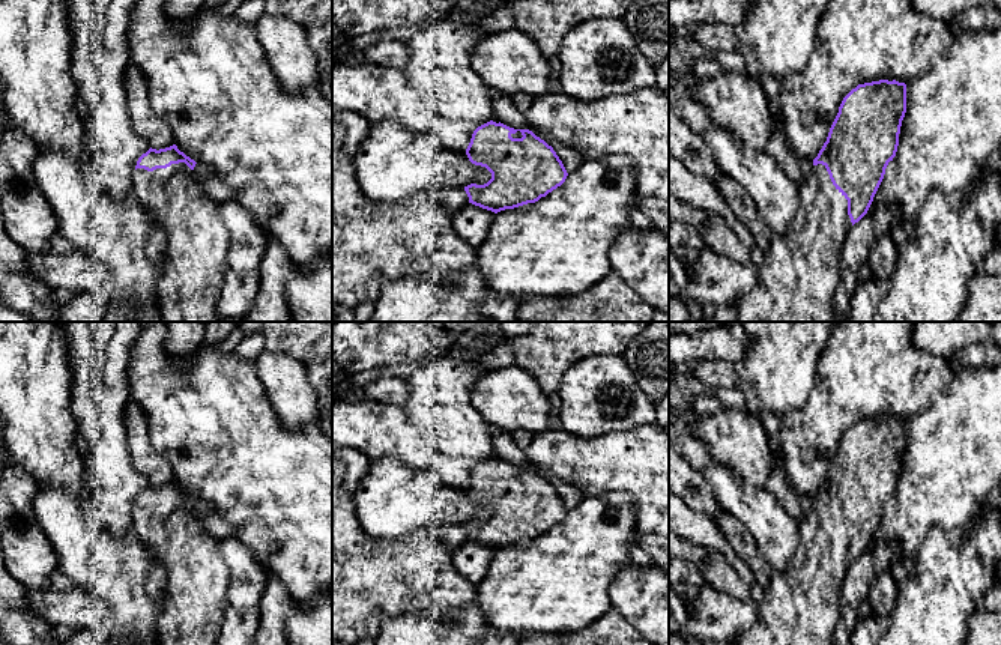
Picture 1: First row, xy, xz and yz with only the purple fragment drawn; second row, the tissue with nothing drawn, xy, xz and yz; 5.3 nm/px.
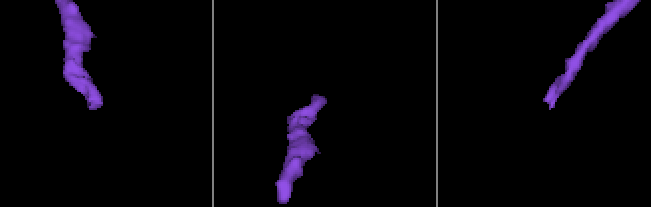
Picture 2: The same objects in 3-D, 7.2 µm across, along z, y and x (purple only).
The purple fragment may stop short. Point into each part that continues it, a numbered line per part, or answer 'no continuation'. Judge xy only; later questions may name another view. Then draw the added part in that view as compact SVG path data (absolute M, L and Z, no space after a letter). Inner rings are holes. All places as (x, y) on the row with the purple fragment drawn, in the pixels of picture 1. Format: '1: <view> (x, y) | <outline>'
1: xy (196, 245) | M185 162L153 171L137 168L131 194L155 217L165 238L164 272L156 287L161 322L219 322L216 302L230 233L218 215L216 201L204 194L194 170Z

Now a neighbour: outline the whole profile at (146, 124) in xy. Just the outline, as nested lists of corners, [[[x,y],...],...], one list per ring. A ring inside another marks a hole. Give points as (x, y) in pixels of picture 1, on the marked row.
[[[135,66],[126,69],[126,104],[132,131],[144,138],[152,149],[165,149],[174,144],[170,126],[149,104],[147,77]]]

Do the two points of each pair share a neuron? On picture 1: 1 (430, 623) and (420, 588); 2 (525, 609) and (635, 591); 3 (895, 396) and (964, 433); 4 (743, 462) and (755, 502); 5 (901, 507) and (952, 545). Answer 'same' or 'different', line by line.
1: different
2: different
3: different
4: different
5: different

